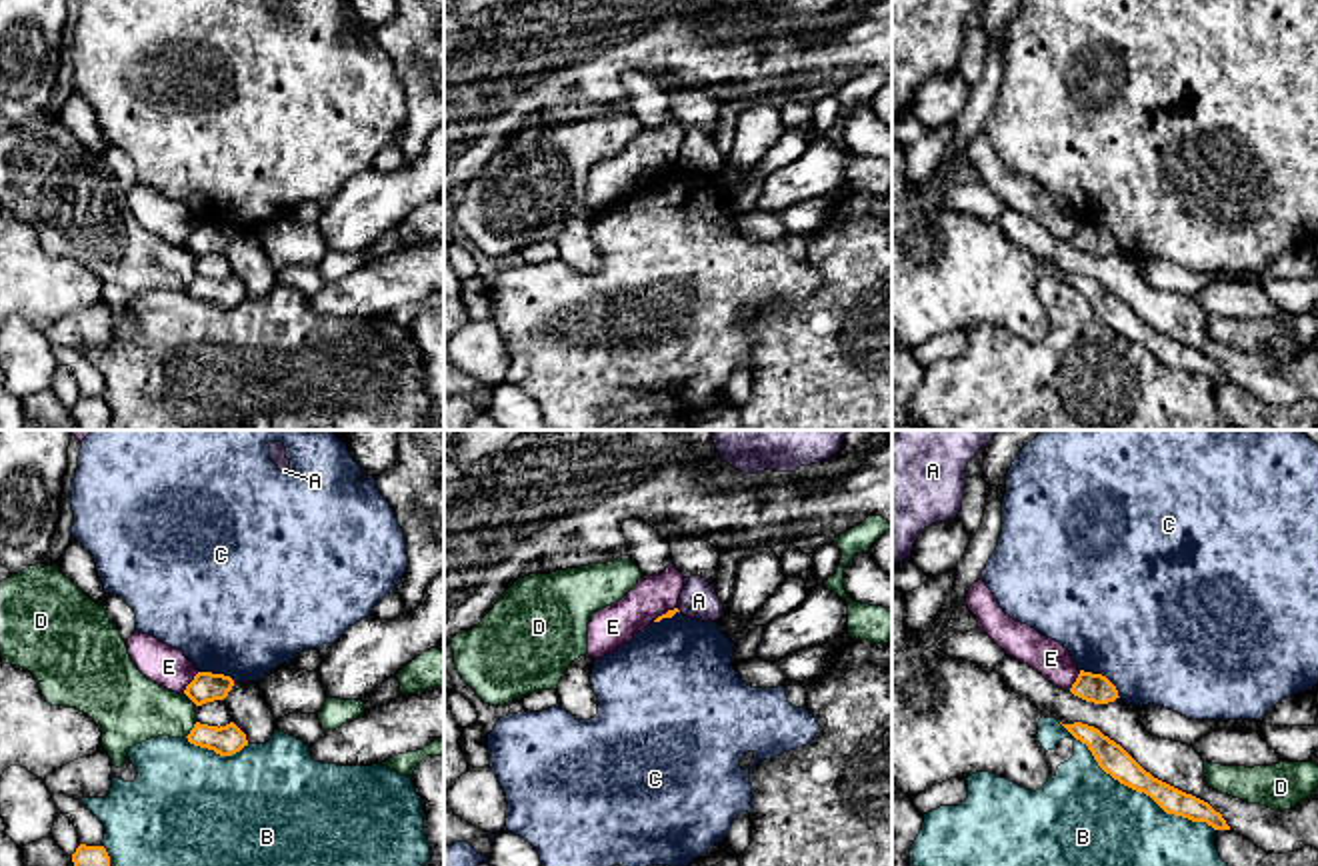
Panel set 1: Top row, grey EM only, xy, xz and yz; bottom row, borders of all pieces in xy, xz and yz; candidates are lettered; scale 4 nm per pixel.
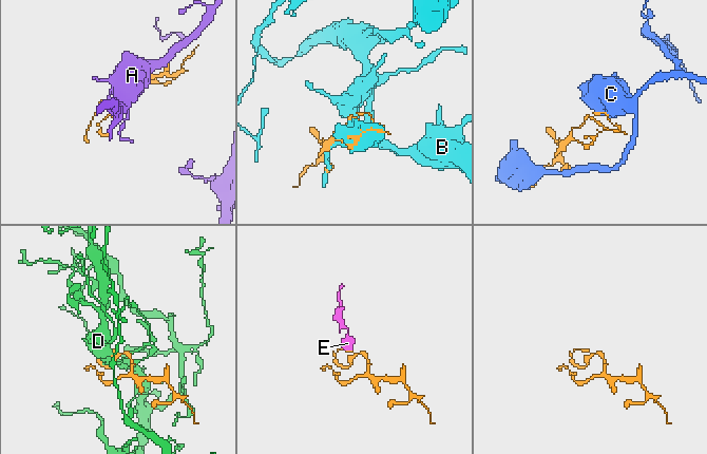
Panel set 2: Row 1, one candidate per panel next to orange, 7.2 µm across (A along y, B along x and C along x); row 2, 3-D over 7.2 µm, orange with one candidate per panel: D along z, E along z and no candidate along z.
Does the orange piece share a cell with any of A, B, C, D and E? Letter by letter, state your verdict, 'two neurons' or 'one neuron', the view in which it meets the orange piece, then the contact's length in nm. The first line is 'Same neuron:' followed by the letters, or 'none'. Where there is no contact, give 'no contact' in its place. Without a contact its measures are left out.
Same neuron: none
A: two neurons; no contact
B: two neurons; contact in yz; length 750 nm
C: two neurons; contact in yz; length 200 nm
D: two neurons; contact in xy; length 80 nm
E: two neurons; contact in xy; length 110 nm

